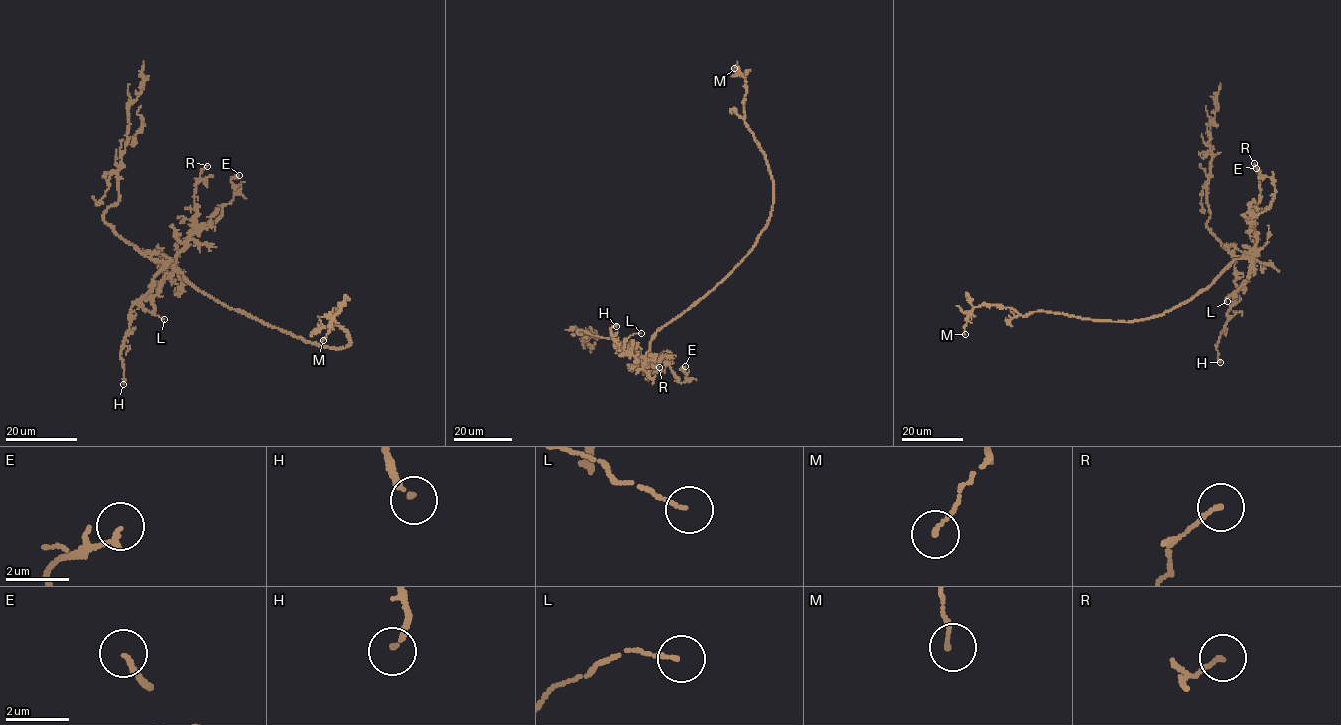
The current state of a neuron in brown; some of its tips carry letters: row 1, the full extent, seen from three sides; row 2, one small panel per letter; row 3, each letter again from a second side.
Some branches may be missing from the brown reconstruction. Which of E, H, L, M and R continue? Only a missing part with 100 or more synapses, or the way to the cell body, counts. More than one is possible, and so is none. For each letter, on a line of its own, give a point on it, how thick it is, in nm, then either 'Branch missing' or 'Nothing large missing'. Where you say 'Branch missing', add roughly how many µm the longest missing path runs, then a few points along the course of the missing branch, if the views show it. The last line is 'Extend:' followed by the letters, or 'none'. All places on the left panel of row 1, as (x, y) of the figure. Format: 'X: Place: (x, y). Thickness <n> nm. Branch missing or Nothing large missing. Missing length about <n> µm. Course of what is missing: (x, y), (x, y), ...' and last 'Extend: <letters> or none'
E: Place: (239, 175). Thickness 150 nm. Nothing large missing
H: Place: (123, 384). Thickness 160 nm. Branch missing. Missing length about 15 µm. Course of what is missing: (123, 384), (109, 395), (106, 388), (99, 394)
L: Place: (164, 319). Thickness 90 nm. Nothing large missing
M: Place: (323, 340). Thickness 130 nm. Nothing large missing
R: Place: (207, 166). Thickness 120 nm. Nothing large missing
Extend: H

